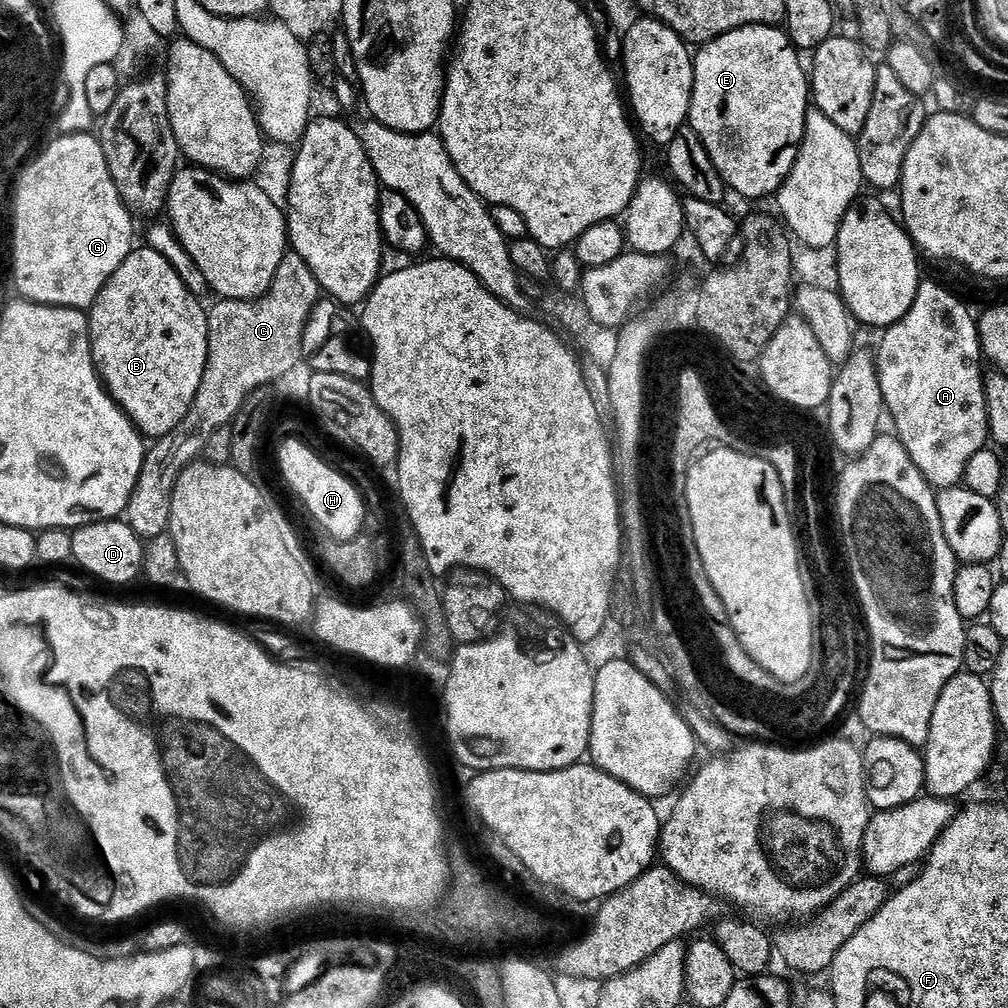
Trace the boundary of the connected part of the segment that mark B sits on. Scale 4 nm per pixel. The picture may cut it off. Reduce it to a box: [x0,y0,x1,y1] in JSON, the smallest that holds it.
[87,246,208,438]

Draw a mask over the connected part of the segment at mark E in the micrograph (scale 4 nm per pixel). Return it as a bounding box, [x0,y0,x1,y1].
[688,24,810,200]

